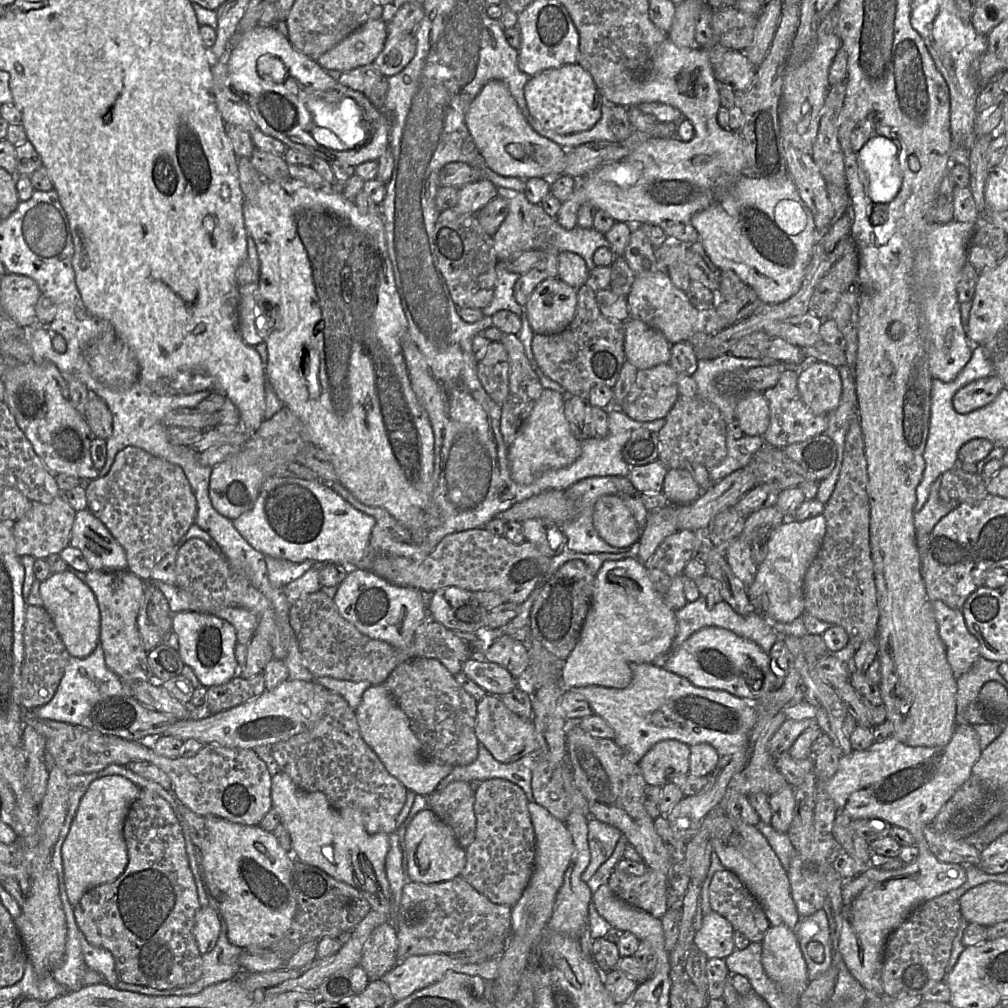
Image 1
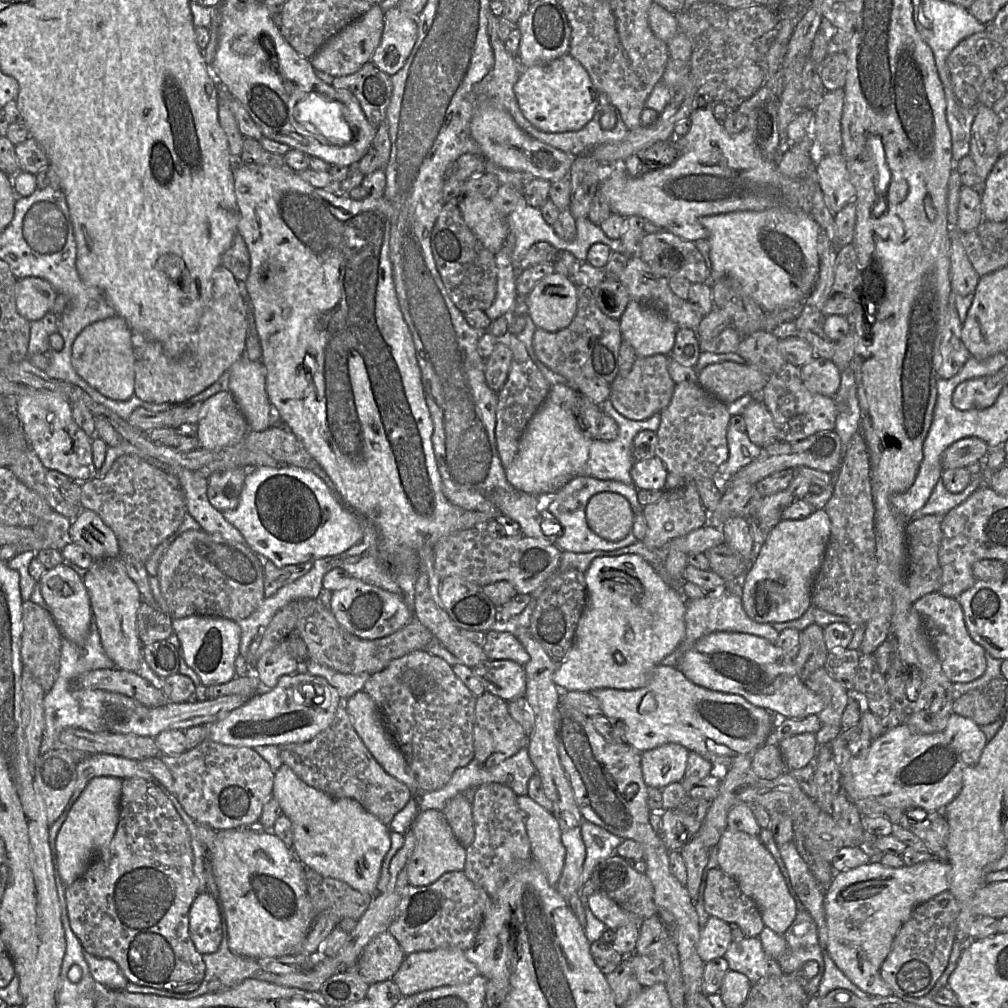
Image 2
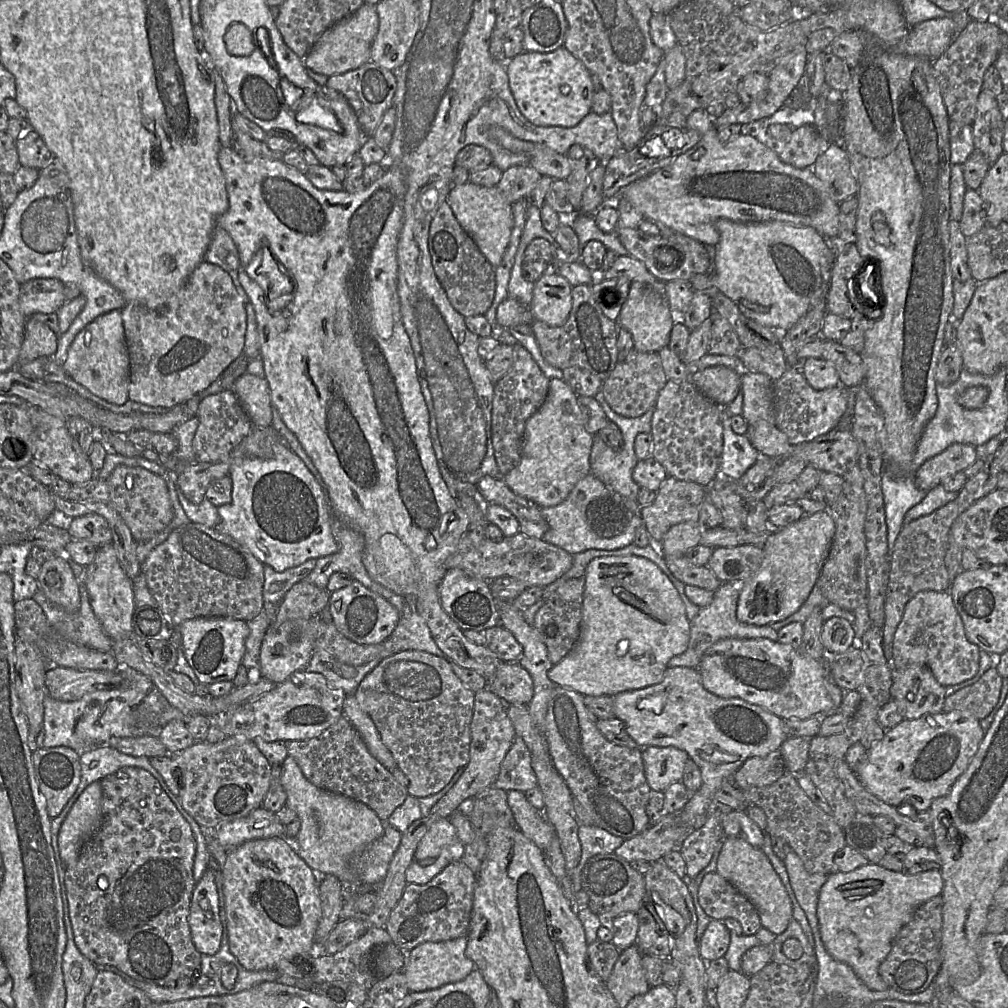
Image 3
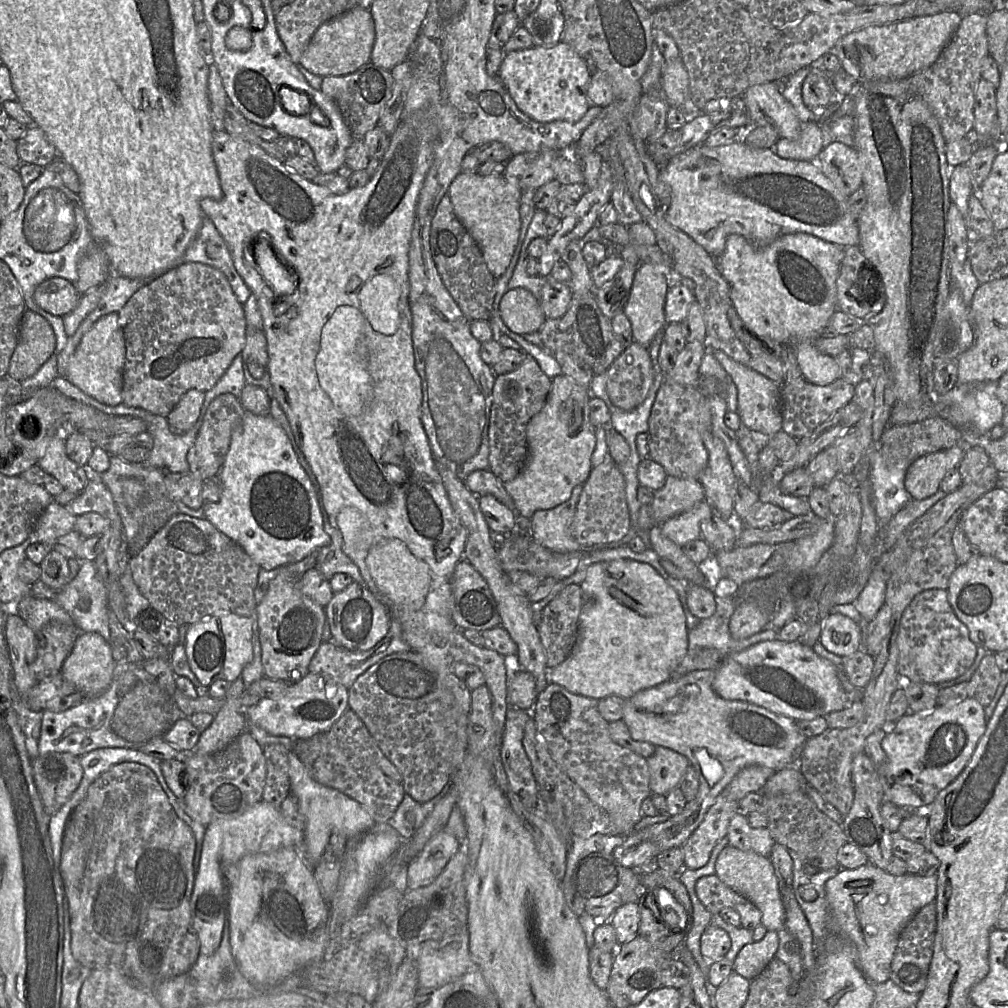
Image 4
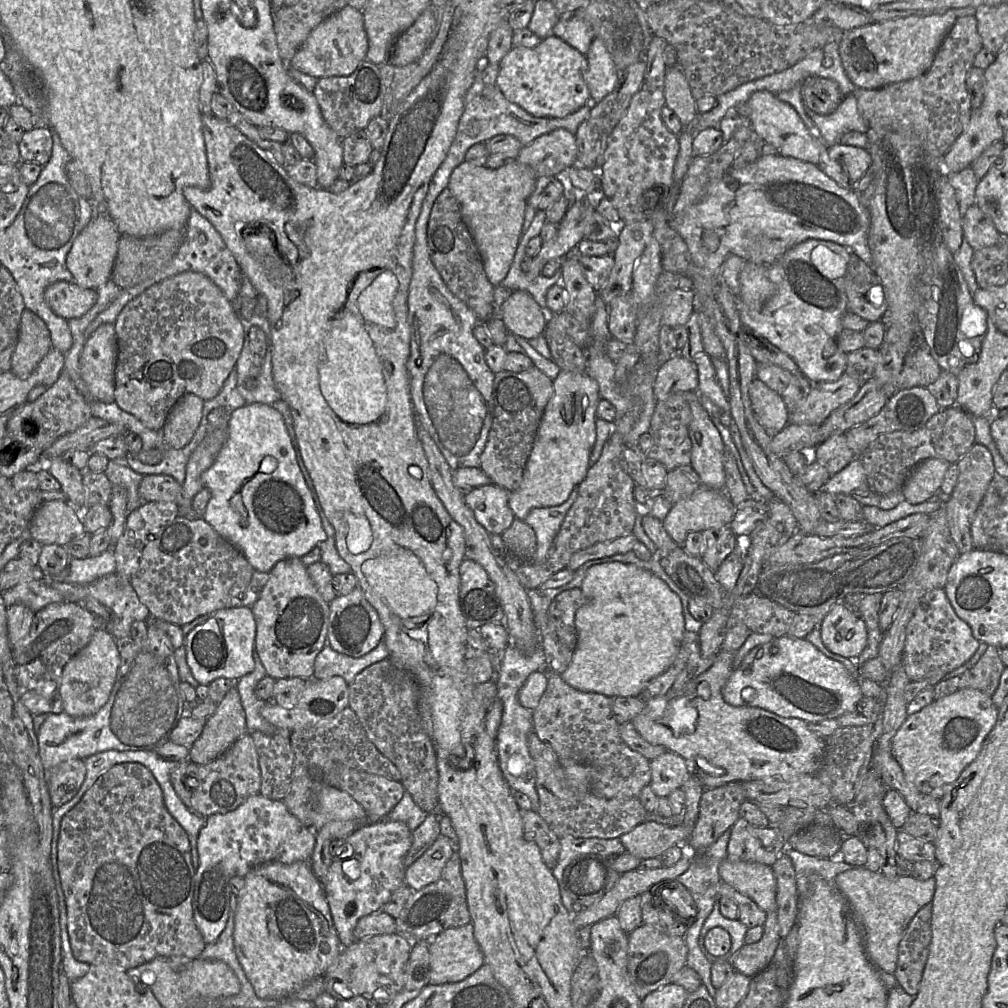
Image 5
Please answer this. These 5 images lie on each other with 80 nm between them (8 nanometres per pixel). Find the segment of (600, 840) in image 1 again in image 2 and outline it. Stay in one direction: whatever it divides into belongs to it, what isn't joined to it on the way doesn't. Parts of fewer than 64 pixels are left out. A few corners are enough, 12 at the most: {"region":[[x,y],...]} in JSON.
{"region":[[582,822],[586,848],[580,889],[595,866],[613,855],[623,838]]}

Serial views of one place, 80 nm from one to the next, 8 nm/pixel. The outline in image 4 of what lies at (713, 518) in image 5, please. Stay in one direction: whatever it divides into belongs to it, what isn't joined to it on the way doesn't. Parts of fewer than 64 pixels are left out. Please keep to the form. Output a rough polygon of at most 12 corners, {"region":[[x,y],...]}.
{"region":[[704,499],[662,523],[662,533],[679,547],[701,537],[714,513]]}

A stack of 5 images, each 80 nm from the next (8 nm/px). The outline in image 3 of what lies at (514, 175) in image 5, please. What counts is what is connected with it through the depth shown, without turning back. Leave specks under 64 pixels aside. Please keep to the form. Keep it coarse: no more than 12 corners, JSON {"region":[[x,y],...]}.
{"region":[[453,186],[457,221],[494,269],[513,227],[496,186]]}

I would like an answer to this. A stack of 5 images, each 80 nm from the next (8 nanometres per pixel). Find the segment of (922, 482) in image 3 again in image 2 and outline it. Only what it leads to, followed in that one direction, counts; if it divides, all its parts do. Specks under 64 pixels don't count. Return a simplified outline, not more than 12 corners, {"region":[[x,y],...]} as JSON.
{"region":[[967,437],[944,450],[943,470],[966,468],[989,453],[988,444]]}

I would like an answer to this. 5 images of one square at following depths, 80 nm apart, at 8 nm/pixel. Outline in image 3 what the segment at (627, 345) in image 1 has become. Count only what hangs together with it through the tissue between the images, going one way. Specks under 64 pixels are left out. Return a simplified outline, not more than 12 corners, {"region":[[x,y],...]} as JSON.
{"region":[[631,282],[617,323],[637,351],[669,346],[665,283]]}

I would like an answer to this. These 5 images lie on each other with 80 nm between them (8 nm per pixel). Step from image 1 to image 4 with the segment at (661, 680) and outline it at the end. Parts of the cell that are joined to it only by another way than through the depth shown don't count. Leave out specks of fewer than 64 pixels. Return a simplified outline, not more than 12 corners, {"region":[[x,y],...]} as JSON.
{"region":[[716,669],[625,699],[631,737],[699,779],[679,814],[636,831],[682,847],[741,769],[797,765],[791,718],[721,698]]}

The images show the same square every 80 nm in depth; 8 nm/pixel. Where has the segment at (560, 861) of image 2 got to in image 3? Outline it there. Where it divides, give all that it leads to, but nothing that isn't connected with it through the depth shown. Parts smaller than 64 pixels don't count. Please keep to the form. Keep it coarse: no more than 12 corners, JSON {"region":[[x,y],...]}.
{"region":[[507,791],[516,826],[542,851],[556,834],[524,792]]}

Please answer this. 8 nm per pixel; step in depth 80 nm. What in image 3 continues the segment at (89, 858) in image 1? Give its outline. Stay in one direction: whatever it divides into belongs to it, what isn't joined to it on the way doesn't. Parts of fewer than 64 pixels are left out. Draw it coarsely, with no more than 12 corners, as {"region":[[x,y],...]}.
{"region":[[100,781],[84,789],[57,842],[65,868],[100,823]]}

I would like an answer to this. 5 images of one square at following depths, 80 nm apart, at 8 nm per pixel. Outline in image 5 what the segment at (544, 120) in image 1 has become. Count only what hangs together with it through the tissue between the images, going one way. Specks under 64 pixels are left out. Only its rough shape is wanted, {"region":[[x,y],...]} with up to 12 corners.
{"region":[[549,36],[512,47],[495,85],[538,118],[590,103],[587,60]]}

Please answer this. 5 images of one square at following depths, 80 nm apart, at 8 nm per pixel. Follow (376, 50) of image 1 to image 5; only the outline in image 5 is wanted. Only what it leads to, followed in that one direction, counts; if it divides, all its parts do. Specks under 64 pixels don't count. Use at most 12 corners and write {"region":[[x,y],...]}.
{"region":[[346,5],[309,33],[287,65],[317,79],[365,60],[362,11]]}

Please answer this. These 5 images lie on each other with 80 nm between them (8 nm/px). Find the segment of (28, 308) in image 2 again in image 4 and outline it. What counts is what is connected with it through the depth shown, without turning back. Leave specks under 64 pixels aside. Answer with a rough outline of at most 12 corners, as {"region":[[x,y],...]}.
{"region":[[52,277],[33,298],[43,310],[63,317],[81,295],[72,282]]}

